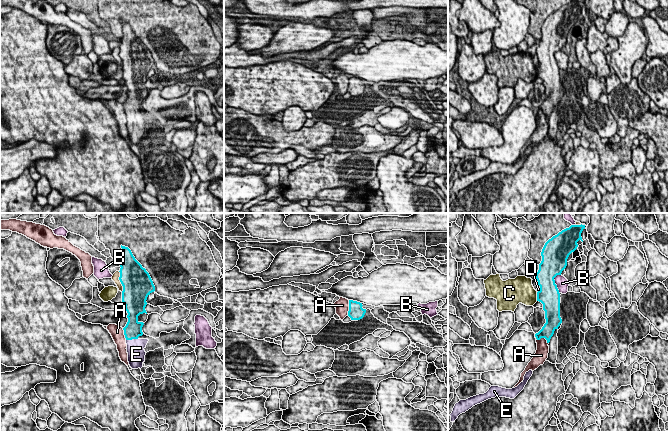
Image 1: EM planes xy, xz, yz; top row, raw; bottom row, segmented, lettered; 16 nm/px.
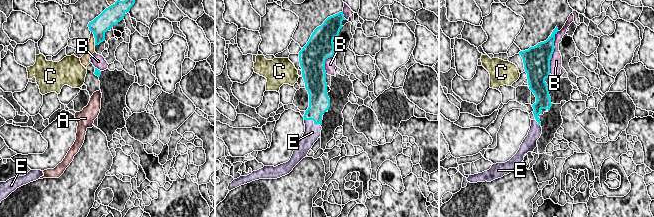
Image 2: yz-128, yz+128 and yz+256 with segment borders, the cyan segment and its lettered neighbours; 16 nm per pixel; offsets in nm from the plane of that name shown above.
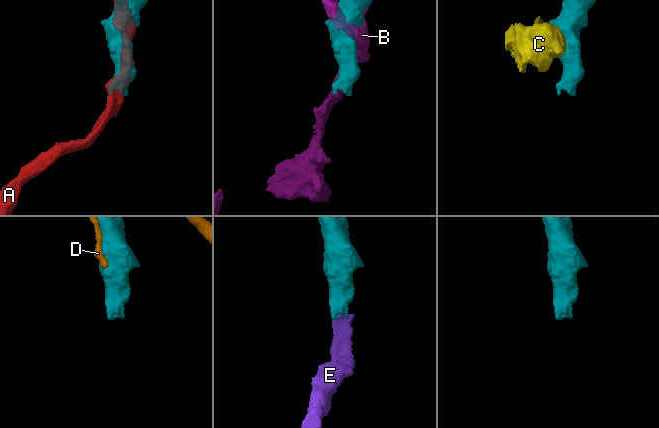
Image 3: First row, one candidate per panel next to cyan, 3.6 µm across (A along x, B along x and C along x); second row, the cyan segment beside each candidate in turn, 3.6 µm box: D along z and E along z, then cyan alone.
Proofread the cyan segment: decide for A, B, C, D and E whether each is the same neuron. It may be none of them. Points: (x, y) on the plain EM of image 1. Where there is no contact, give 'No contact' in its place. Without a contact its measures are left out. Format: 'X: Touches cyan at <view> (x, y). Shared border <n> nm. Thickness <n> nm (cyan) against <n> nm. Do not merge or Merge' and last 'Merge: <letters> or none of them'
A: Touches cyan at yz (542, 113). Shared border 260 nm. Thickness 220 nm (cyan) against 200 nm. Do not merge
B: Touches cyan at yz (555, 60). Shared border 320 nm. Thickness 340 nm (cyan) against 190 nm. Do not merge
C: Touches cyan at yz (537, 72). Shared border 140 nm. Thickness 340 nm (cyan) against 360 nm. Do not merge
D: Touches cyan at xy (120, 57). Shared border 340 nm. Thickness 460 nm (cyan) against 120 nm. Do not merge
E: Touches cyan at xy (131, 115). Shared border 190 nm. Thickness 280 nm (cyan) against 280 nm. Merge
Merge: E

